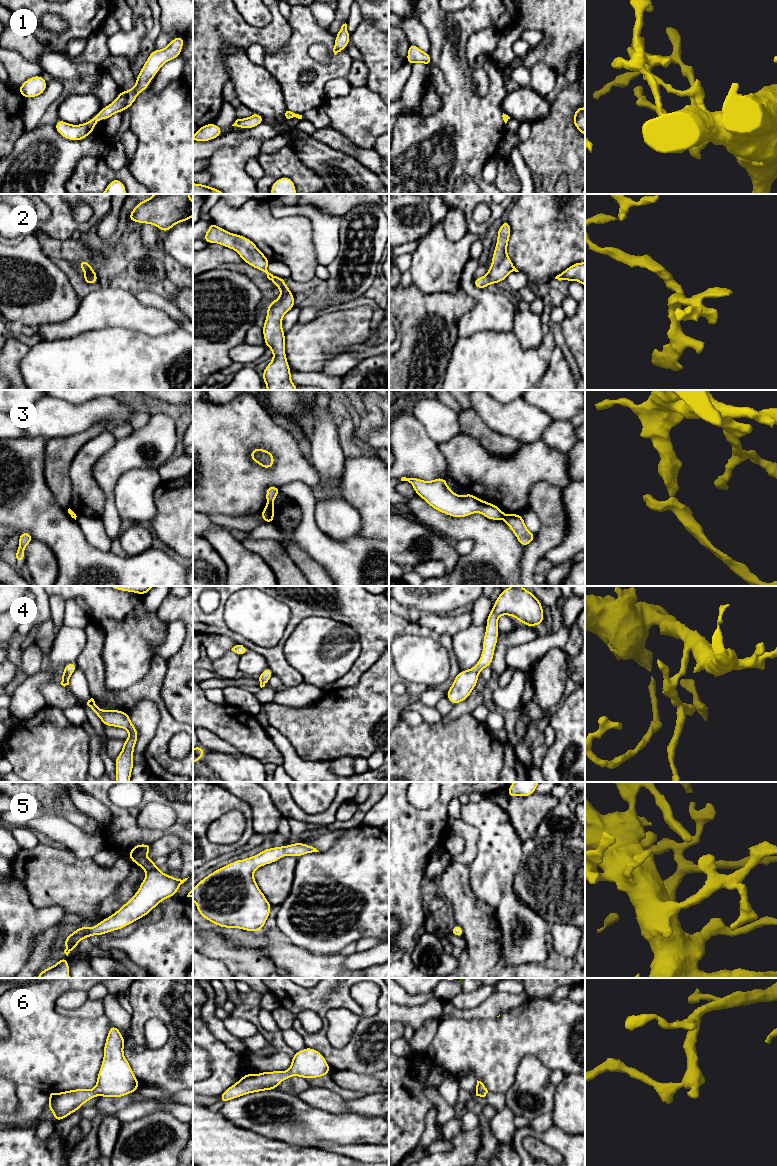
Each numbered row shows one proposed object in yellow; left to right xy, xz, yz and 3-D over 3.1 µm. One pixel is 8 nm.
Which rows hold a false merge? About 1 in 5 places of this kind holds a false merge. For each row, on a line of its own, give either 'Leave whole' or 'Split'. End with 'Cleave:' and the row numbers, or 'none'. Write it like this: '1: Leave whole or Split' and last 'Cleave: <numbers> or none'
1: Leave whole
2: Leave whole
3: Split
4: Leave whole
5: Leave whole
6: Leave whole
Cleave: 3

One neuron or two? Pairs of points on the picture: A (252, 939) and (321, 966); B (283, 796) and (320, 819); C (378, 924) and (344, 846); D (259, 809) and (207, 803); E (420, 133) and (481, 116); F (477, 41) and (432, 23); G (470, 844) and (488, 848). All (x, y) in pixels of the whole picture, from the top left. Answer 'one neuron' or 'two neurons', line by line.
A: one neuron
B: one neuron
C: one neuron
D: two neurons
E: one neuron
F: two neurons
G: two neurons

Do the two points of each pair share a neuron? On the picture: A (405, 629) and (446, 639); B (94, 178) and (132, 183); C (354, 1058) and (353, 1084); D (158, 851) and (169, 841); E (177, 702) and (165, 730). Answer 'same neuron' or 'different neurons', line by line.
A: same neuron
B: same neuron
C: different neurons
D: same neuron
E: different neurons

